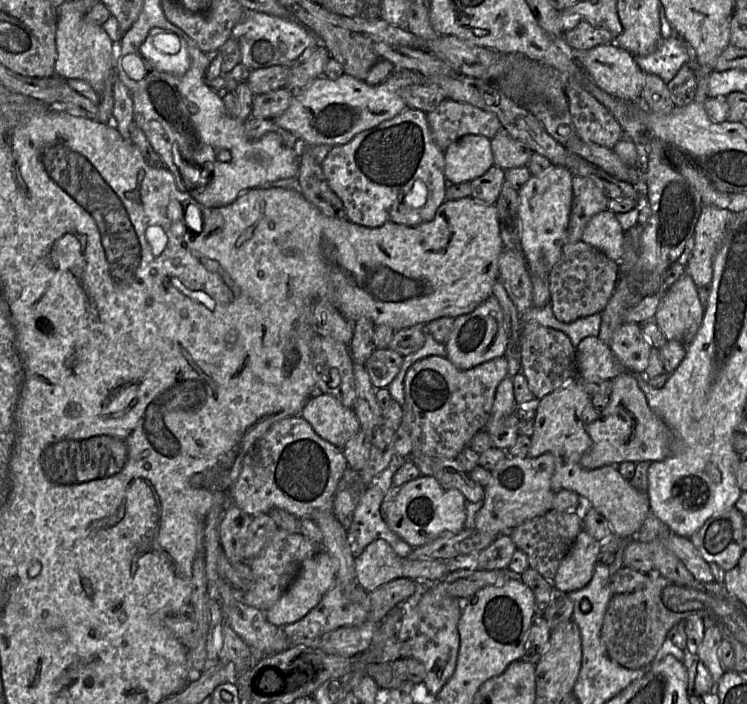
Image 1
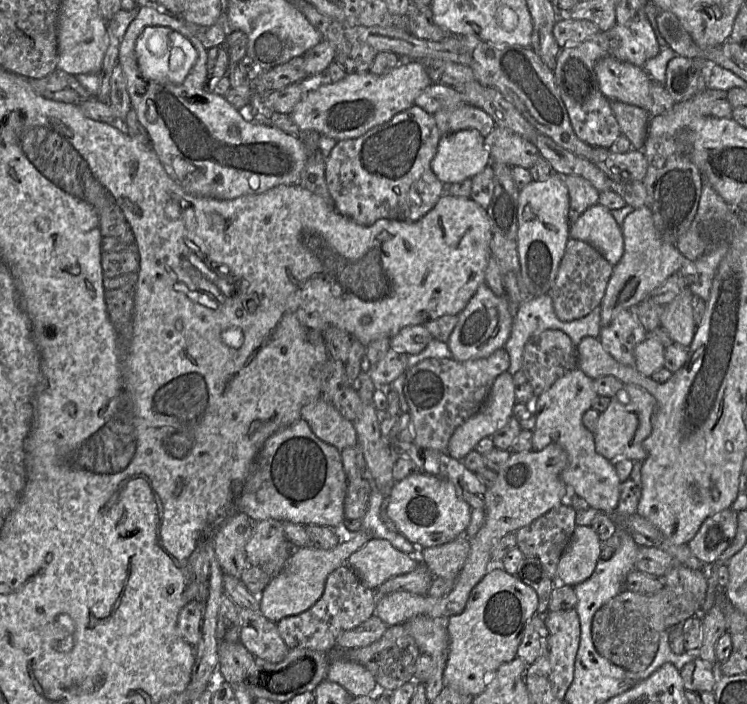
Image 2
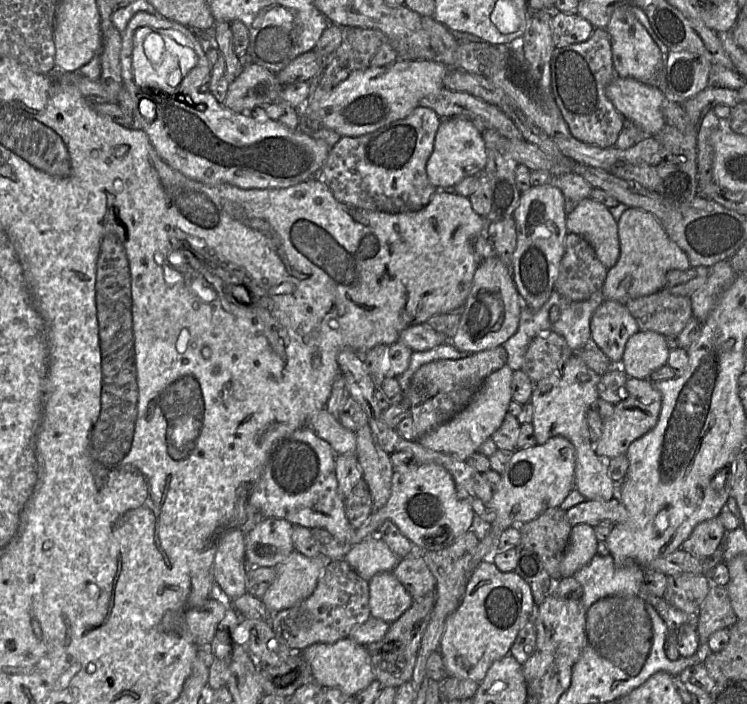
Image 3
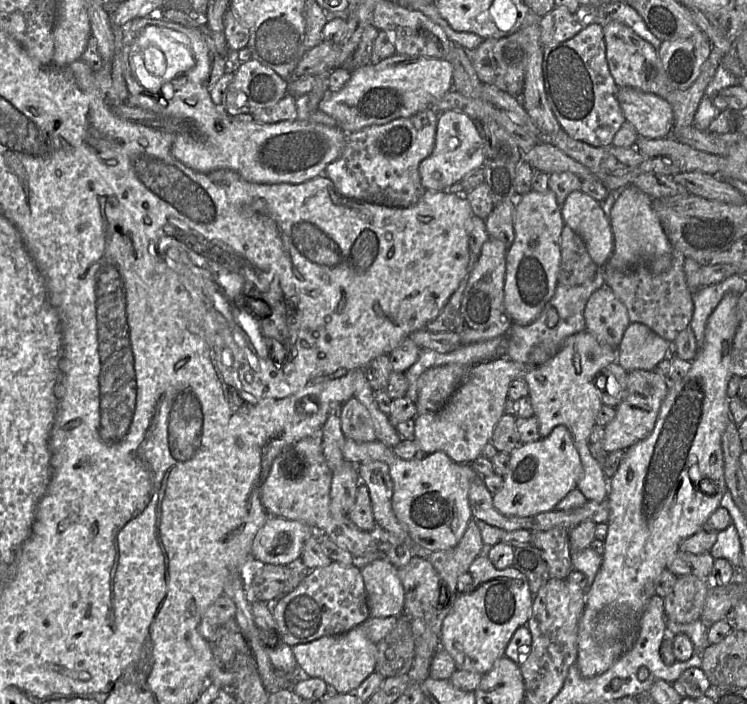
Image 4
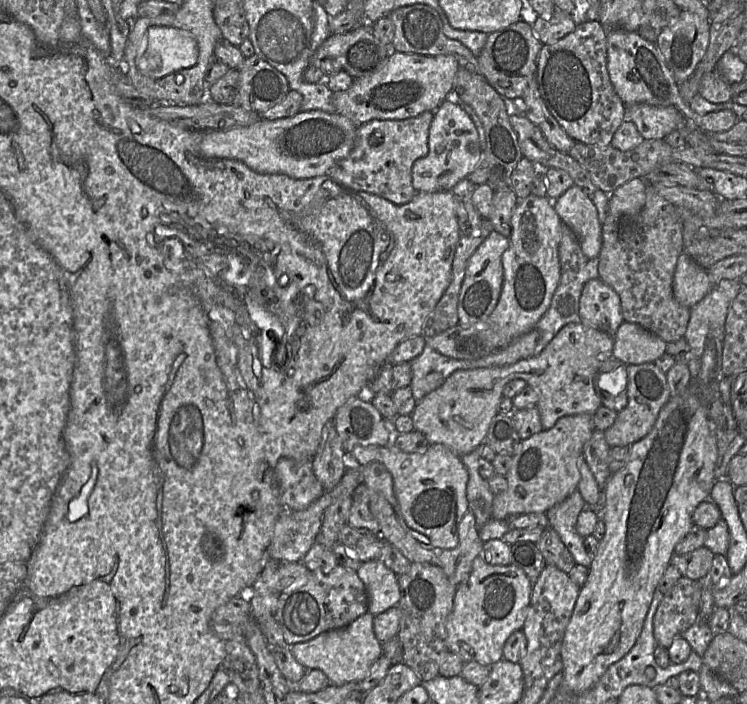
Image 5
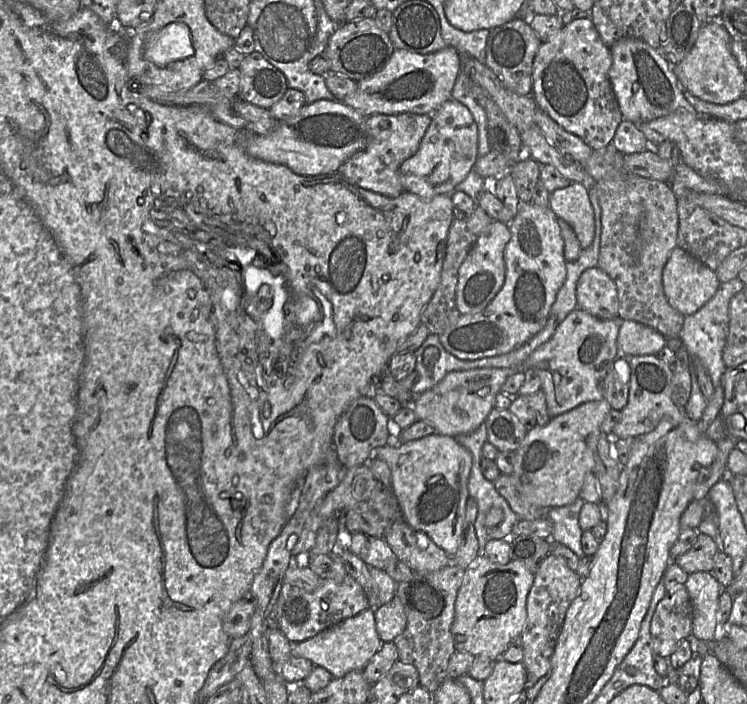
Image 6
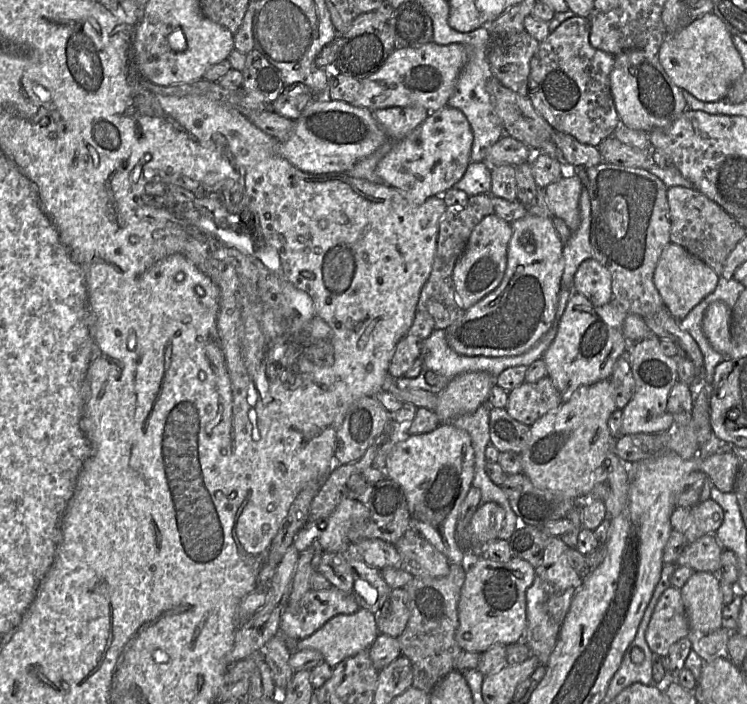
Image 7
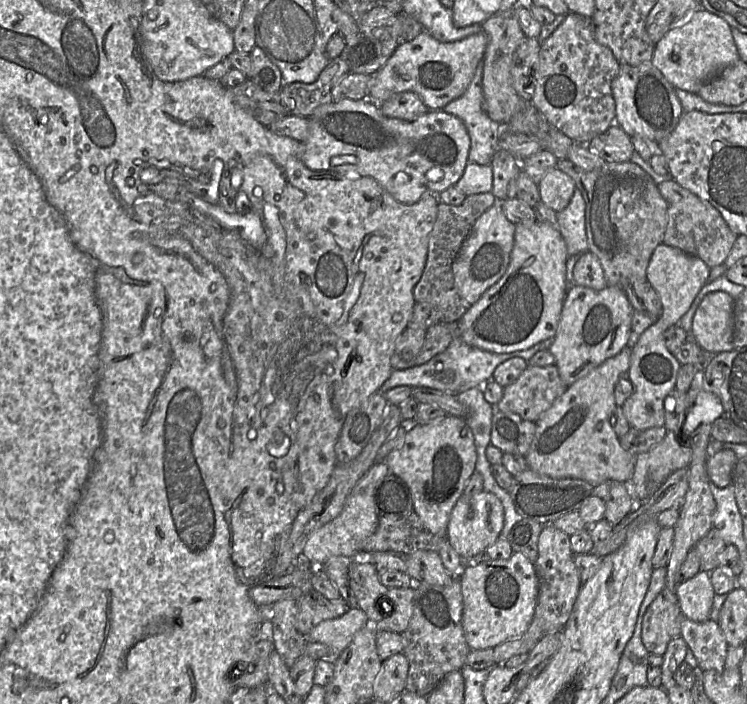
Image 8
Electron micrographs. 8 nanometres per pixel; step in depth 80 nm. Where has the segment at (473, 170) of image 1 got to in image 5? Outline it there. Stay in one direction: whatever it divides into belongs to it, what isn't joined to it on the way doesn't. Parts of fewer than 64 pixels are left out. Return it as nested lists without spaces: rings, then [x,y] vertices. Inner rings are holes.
[[[452,94],[435,110],[429,130],[429,152],[412,166],[412,185],[416,192],[449,191],[473,172],[483,157],[477,128],[463,105]]]

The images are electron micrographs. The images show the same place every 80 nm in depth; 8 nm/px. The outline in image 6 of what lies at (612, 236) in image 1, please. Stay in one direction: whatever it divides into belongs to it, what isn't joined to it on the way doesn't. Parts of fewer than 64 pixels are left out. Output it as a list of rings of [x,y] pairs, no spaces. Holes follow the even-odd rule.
[[[576,182],[550,193],[549,206],[555,215],[573,229],[582,249],[588,248],[595,236],[595,219],[588,191]]]

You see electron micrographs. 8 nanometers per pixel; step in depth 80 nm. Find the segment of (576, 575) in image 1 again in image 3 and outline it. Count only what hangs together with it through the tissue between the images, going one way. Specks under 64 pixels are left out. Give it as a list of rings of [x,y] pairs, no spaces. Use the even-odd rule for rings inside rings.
[[[587,524],[574,526],[560,563],[562,578],[574,576],[586,566],[597,554],[597,544],[594,527]]]

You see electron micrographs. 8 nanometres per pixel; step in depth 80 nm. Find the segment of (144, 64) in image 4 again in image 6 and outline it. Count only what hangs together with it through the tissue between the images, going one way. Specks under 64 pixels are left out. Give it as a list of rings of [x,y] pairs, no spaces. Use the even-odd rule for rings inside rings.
[[[172,23],[154,33],[144,49],[144,57],[159,67],[183,60],[194,54],[191,33],[182,23]]]

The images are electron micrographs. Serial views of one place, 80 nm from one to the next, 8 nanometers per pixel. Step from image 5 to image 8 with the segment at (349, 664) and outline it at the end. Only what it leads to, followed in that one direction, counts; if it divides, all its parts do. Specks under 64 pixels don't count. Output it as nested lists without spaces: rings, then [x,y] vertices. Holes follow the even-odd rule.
[[[350,608],[338,618],[321,622],[305,638],[307,642],[325,644],[338,657],[352,642],[354,635],[369,625],[371,623],[361,609]]]

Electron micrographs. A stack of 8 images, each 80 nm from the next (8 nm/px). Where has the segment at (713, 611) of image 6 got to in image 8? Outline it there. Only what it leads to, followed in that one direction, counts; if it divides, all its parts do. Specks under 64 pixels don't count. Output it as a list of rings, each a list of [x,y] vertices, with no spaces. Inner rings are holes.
[[[699,571],[694,577],[678,583],[675,592],[684,617],[696,622],[711,619],[715,591],[709,572]]]

